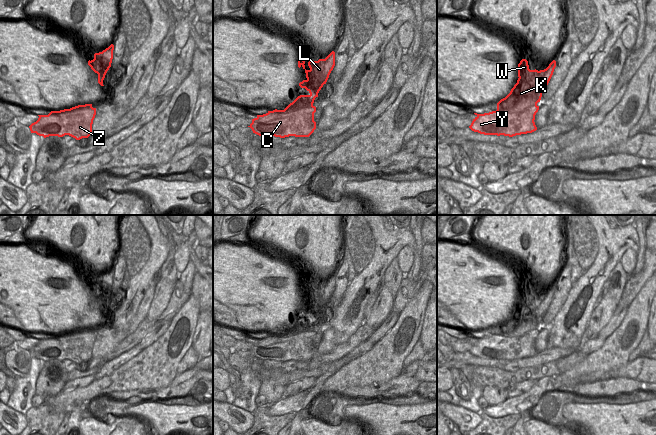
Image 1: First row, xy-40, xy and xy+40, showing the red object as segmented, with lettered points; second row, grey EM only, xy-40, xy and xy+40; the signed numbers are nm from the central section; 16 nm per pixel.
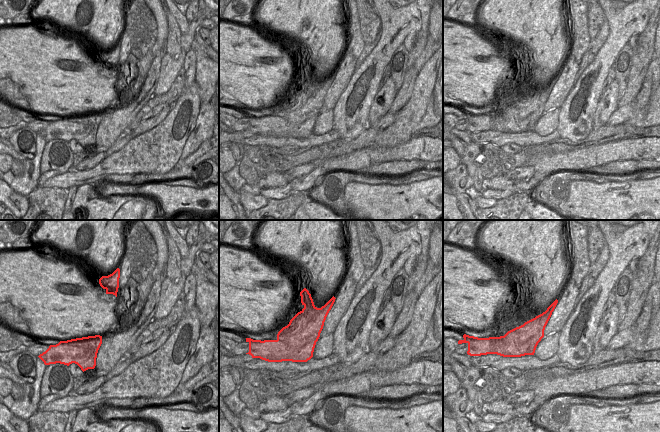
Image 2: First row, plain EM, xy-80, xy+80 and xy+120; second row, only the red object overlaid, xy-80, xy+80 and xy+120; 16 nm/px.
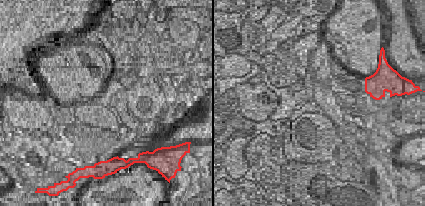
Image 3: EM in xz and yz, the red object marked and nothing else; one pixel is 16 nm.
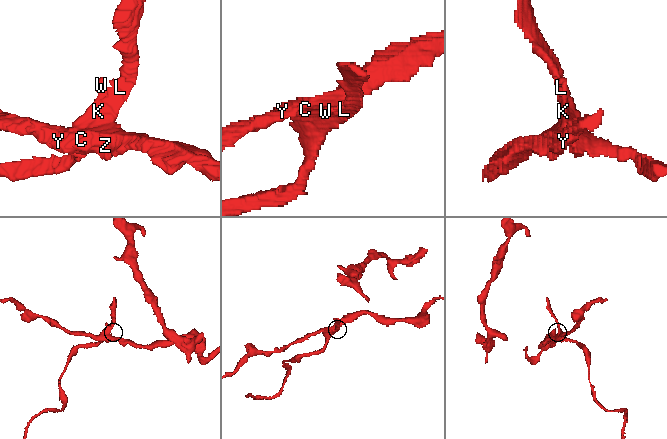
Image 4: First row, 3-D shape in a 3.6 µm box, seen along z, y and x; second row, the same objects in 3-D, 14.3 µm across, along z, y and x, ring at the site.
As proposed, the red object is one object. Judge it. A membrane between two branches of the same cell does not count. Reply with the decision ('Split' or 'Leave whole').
Split

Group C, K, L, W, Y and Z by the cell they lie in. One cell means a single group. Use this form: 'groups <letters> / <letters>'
groups C Y Z / K L W

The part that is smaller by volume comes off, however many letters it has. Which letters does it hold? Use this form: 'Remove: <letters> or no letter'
Remove: K, L, W

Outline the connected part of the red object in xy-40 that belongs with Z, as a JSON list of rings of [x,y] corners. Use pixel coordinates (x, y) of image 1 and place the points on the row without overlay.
[[[92,328],[78,329],[70,333],[51,335],[48,339],[38,339],[36,346],[29,352],[44,362],[69,359],[76,364],[88,362],[92,358],[92,348],[96,332]]]

